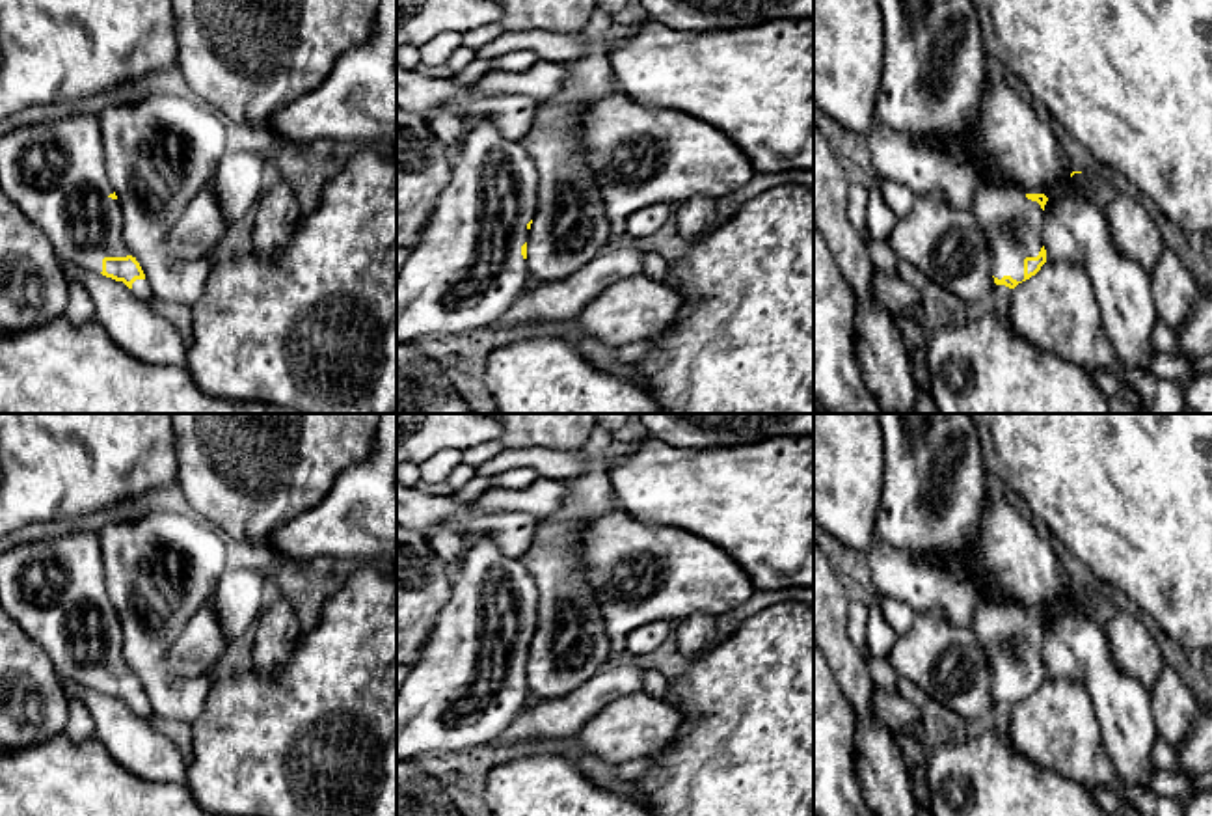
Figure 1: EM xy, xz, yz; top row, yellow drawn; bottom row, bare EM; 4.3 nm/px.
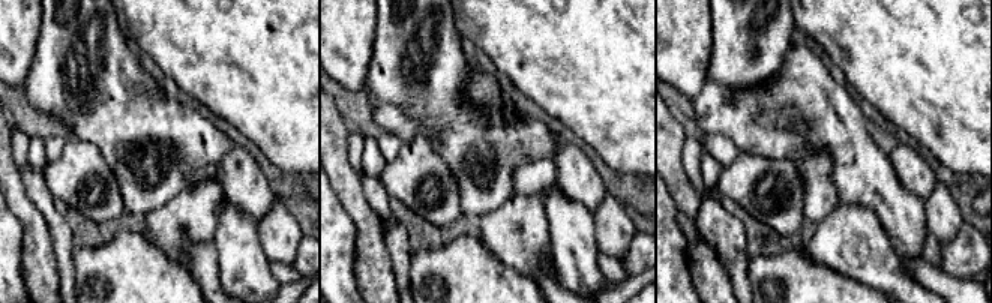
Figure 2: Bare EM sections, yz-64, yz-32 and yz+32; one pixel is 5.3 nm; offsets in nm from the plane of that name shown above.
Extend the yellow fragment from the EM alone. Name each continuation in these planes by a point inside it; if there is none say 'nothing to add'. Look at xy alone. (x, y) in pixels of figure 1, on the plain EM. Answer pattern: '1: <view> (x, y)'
1: xy (54, 591)

